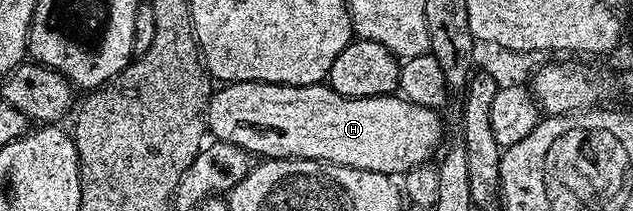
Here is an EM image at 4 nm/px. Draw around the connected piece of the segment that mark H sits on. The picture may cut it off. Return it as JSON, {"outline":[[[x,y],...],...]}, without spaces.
{"outline":[[[324,82],[306,87],[226,83],[209,97],[207,131],[214,140],[239,145],[262,160],[318,159],[401,177],[413,167],[428,164],[442,150],[437,114],[434,108],[415,105],[397,93],[348,99]]]}

